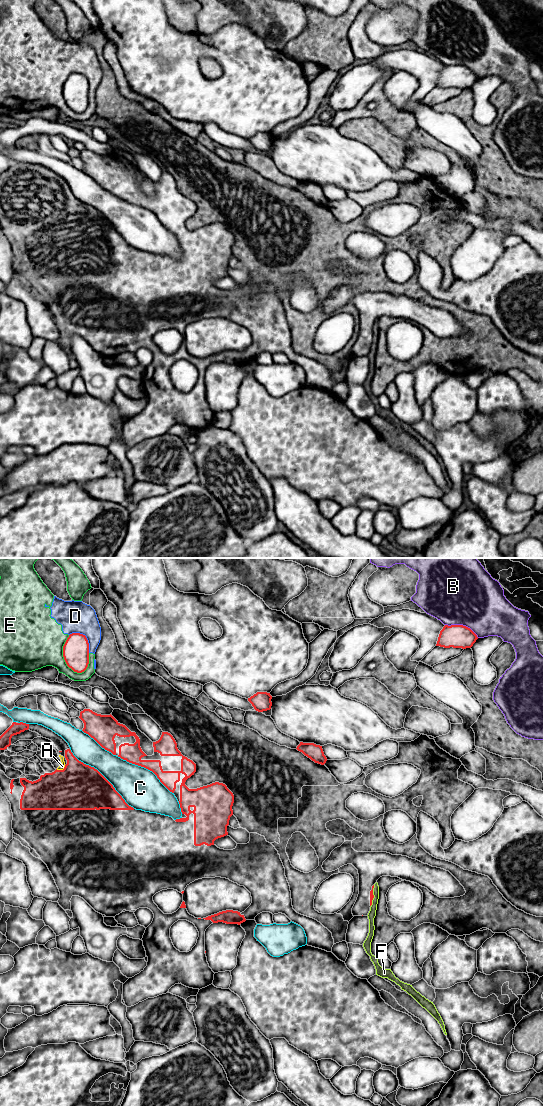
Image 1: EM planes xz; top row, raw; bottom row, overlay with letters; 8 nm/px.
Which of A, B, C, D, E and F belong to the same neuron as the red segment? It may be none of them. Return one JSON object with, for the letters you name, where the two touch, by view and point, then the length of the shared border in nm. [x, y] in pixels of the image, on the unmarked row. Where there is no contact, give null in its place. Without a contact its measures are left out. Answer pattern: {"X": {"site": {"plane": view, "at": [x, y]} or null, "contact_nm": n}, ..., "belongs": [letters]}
{"belongs": []}

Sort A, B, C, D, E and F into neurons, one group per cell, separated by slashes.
A C / B / D E / F

